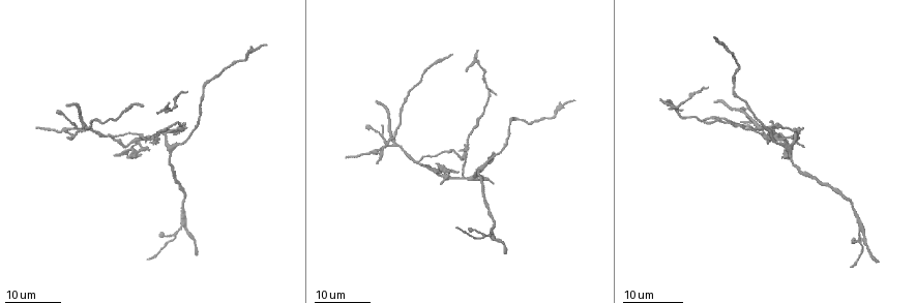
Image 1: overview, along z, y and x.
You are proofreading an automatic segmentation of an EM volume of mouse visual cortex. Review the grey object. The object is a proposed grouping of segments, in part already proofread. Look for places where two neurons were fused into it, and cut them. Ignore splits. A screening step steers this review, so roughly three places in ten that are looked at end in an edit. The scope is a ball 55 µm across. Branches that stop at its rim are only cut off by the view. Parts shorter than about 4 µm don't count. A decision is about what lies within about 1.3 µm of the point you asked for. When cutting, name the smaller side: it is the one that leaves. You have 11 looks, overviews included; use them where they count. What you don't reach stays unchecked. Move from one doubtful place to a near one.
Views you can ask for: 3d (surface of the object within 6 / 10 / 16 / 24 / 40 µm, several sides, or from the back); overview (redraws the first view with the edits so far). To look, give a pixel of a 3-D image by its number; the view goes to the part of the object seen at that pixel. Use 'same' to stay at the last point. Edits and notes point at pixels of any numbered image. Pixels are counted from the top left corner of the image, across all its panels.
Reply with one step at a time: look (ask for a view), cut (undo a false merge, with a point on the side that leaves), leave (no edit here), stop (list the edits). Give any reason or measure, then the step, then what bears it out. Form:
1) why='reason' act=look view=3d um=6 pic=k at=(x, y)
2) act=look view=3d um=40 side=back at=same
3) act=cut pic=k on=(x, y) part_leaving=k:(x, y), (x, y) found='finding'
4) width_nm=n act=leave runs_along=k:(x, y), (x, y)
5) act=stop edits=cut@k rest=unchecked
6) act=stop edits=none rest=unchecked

why='three arms meet' act=look view=3d um=24 pic=1 at=(107, 136)

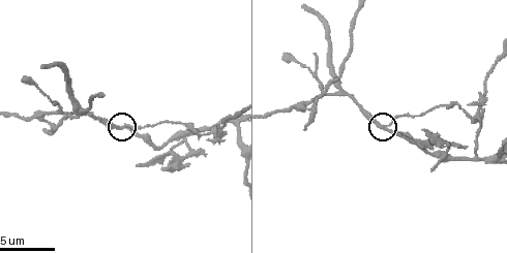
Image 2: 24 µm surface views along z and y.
why='closer look' act=look view=3d um=6 pic=2 at=(383, 128)

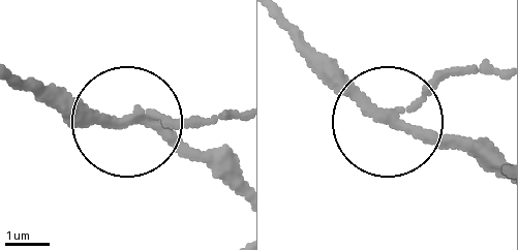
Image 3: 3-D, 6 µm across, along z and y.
side_arm_um=45 act=leave runs_along=3:(474, 153), (377, 113), (303, 38) found='continuous, no second neuron'

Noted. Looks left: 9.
why='four arms meet' act=look view=3d um=6 pic=2 at=(475, 116)

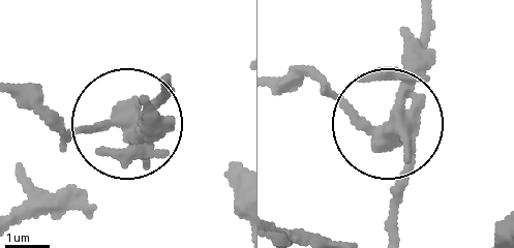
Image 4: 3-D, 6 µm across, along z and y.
side_arm_um=15 act=cut pic=4 on=(162, 124) found='two neurons meet here'

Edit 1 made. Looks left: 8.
why='redraw' act=look view=overview

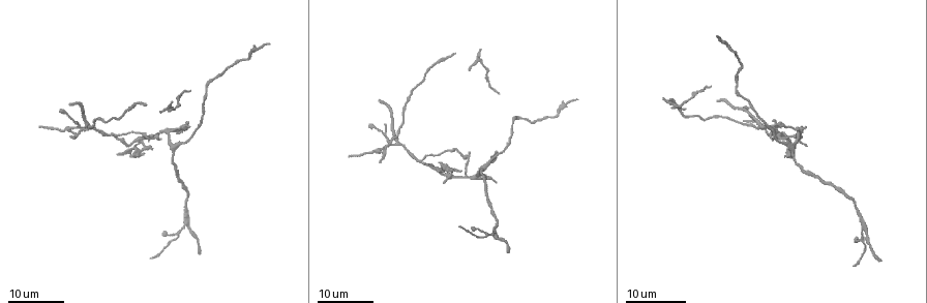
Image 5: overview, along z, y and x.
why='four-way junction' act=look view=3d um=16 pic=5 at=(143, 139)

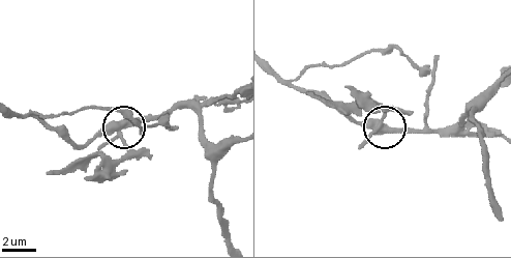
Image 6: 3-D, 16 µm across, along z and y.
why='zoom in' act=look view=3d um=6 pic=6 at=(380, 126)

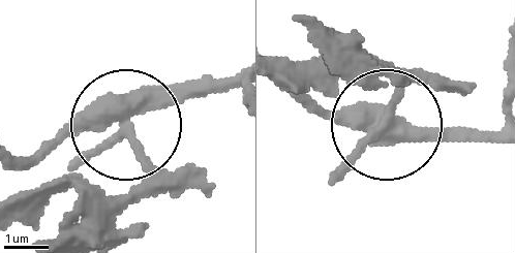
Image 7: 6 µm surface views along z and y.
side_arm_um=7 act=cut pic=7 on=(154, 169) part_leaving=7:(123, 125), (142, 178), (123, 195), (12, 195) found='a second neuron is stuck on'

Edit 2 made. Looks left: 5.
act=look view=overview

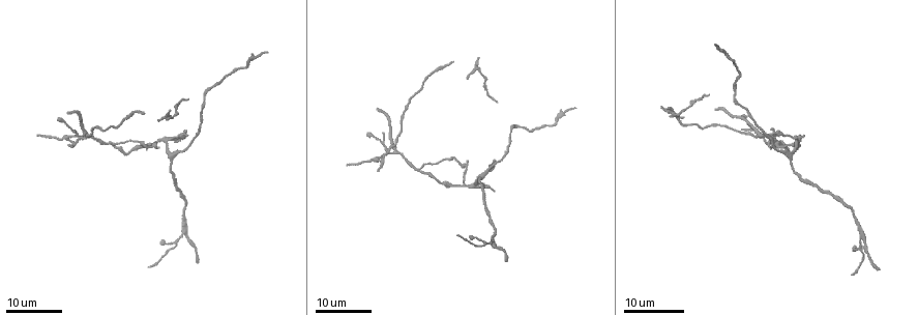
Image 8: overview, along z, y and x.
why='side arm on a straight run' act=look view=3d um=24 pic=8 at=(788, 154)

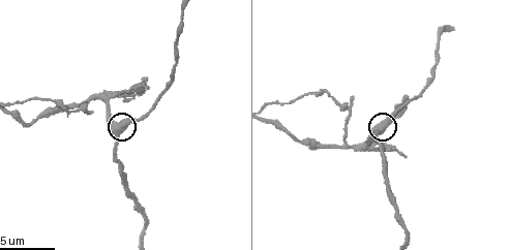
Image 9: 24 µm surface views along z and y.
act=look view=3d um=10 pic=9 at=(381, 126)

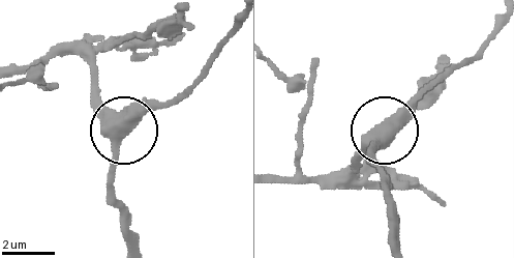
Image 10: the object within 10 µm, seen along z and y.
side_arm_um=31 act=leave runs_along=10:(16, 74), (69, 52), (83, 58), (122, 132), (116, 190) found='one neuron here'

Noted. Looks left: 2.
why='thin arm on a thick one' act=look view=3d um=16 pic=8 at=(185, 234)

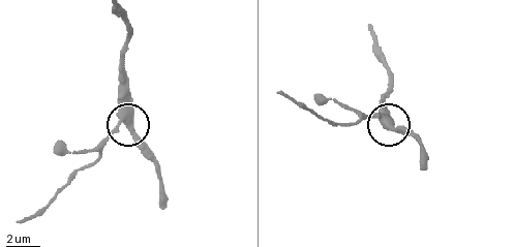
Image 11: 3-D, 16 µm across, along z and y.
act=look view=3d um=10 pic=11 at=(126, 122)

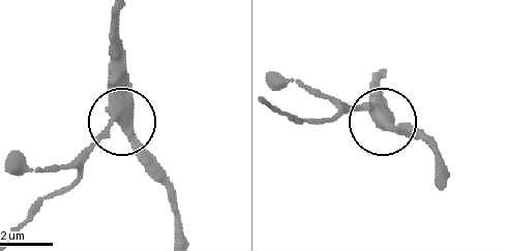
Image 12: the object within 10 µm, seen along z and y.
act=leave found='continuous, no second neuron'

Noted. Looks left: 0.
act=stop edits=cut@4,cut@7 rest=unchecked

